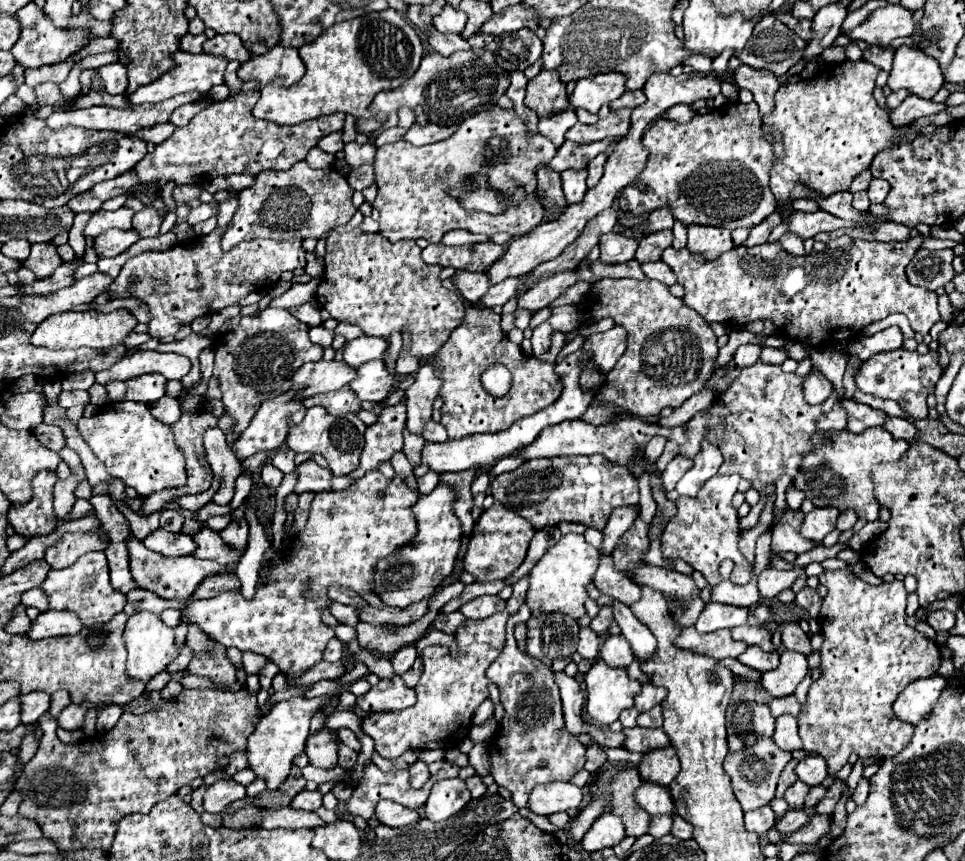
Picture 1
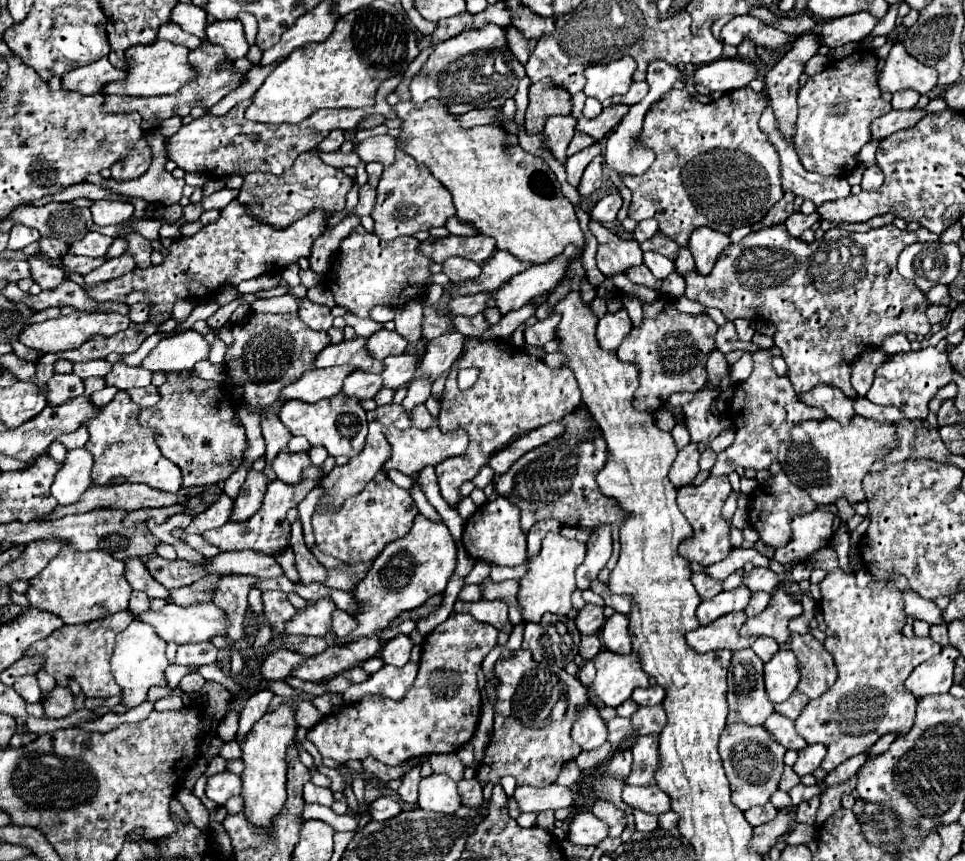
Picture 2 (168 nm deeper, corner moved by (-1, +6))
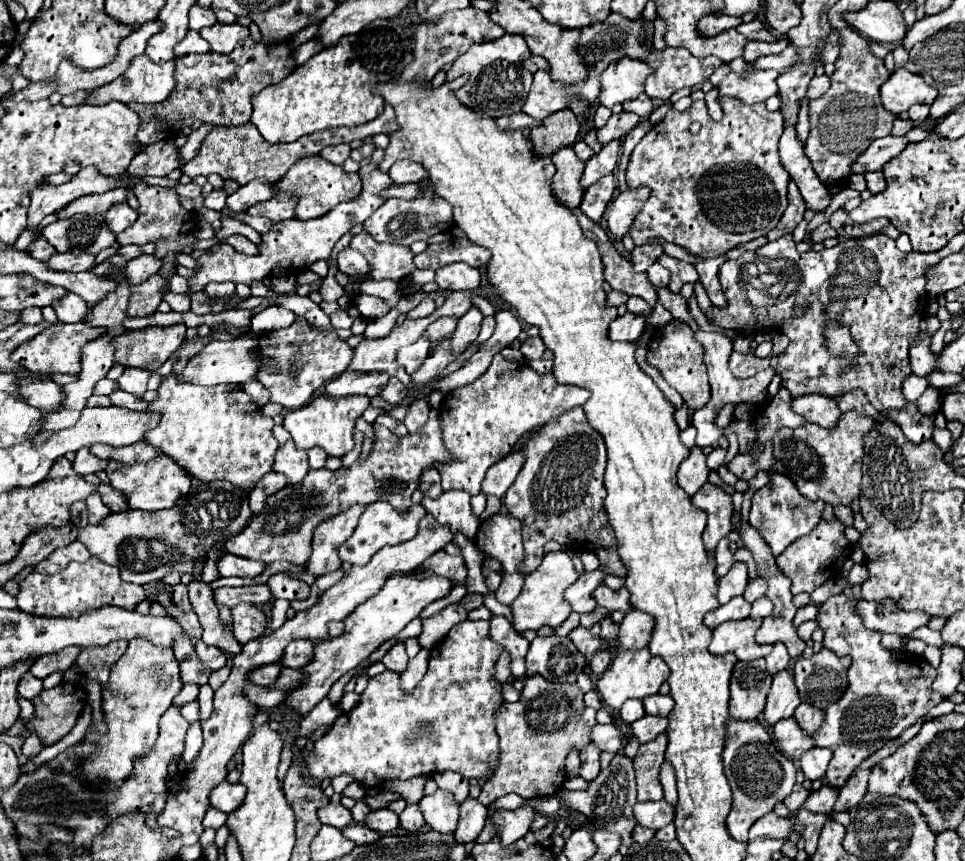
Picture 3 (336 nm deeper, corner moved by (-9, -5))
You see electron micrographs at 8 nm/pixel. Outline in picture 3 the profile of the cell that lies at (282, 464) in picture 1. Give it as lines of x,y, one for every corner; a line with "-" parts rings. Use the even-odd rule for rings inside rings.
321,447
309,449
309,467
311,467
311,469
325,467
325,461
327,461
327,453
325,453

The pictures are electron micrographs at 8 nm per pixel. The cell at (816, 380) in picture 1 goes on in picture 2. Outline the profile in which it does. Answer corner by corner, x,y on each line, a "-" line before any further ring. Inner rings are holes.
785,224
771,228
761,228
759,232
747,234
741,242
729,244
721,258
715,262
713,272
703,276
697,270
685,274
689,300
697,300
707,308
719,308
727,320
765,320
777,328
775,344
781,350
783,360
789,366
789,380
797,394
805,394
809,388
819,384
829,384
843,394
855,398
855,390
849,382
851,362
865,350
873,350
881,344
887,334
895,332
915,332
929,334
931,324
927,318
929,300
913,282
901,278
897,272
897,256
901,250
915,242
935,242
937,234
919,228
917,232
899,230
893,224
875,228
869,232
849,232
843,228
833,228
825,232
823,240
839,240
839,254
827,252
821,244
805,244
803,240
791,238
785,230

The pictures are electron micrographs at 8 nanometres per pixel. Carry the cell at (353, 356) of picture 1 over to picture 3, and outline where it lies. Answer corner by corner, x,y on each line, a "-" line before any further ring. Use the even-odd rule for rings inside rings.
421,337
413,345
407,345
407,347
399,349
397,363
403,365
405,371
411,375
411,373
415,373
423,365
425,357
429,357
429,349
431,349
431,343
425,337

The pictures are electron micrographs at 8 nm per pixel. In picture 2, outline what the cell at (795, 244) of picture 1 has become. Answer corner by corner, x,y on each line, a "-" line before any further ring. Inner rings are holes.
795,212
795,214
791,214
789,220
785,220
785,226
787,226
787,230
789,230
789,234
791,234
793,238
801,238
801,234
803,234
807,228
811,228
817,220
819,220
819,216
817,216
815,212
813,212
813,214

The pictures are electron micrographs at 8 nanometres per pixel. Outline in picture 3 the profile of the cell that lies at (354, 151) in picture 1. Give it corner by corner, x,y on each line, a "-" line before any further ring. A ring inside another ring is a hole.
409,159
397,161
391,167
389,175
391,175
391,179
395,183
401,183
401,185
403,183
419,183
419,181
423,181
423,179
429,177
429,173
427,173
427,169
423,165
417,165
415,161
409,161

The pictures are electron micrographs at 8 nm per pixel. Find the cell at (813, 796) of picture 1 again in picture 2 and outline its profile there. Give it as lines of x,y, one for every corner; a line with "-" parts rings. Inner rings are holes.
811,798
807,802
801,802
797,806
797,812
795,812
795,820
797,822
805,822
805,824
813,824
815,822
815,812
819,808
819,798

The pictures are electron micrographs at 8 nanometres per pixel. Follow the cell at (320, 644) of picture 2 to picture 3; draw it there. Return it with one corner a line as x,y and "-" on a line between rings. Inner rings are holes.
295,641
293,645
289,645
289,649
287,649
285,657
281,659
281,663
291,667
291,669
301,669
311,659
313,659
313,643
311,641

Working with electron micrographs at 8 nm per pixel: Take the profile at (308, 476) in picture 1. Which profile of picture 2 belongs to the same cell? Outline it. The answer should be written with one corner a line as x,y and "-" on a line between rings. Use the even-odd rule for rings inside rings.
281,450
277,454
277,458
273,460
273,472
277,474
277,478
283,480
285,484
293,484
293,486
301,482
301,474
309,466
311,466
311,460
309,460
307,452
287,454
285,450

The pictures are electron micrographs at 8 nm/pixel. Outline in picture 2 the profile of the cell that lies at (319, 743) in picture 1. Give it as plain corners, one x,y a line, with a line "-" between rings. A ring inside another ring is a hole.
453,612
443,624
439,624
429,636
425,636
419,674
403,700
395,702
383,696
365,696
361,702
349,704
341,712
325,716
319,724
315,724
307,732
307,740
315,744
315,748
323,758
331,758
337,762
361,760
371,754
373,758
377,758
387,766
399,766
405,760
417,756
457,752
475,734
479,722
479,710
481,710
477,672
481,668
483,658
497,646
497,636
499,632
493,626
477,622
471,614

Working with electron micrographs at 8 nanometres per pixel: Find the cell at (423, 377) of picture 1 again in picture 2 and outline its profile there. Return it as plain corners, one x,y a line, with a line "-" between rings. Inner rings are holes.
449,332
445,336
429,342
427,352
419,364
419,378
427,376
431,382
435,382
441,374
445,374
459,358
459,354
463,350
463,340
465,340
463,334

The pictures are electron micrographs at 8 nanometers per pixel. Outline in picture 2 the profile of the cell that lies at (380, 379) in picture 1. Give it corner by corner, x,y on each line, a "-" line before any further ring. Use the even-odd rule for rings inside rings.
399,354
399,356
389,356
383,360
383,386
385,388
401,388
409,384
417,376
417,362
419,358
413,354

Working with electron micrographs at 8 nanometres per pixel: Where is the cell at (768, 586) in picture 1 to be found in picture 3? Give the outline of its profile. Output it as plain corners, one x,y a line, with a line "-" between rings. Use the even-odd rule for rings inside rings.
757,577
757,579
749,581
749,585
747,585
743,597
745,597
749,603
753,603
755,599
759,599
759,597
765,595
765,589
767,589
767,581
761,579
761,577

